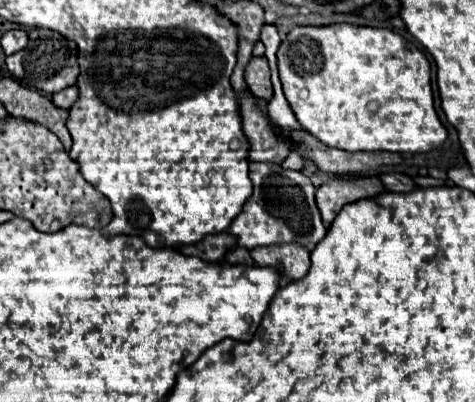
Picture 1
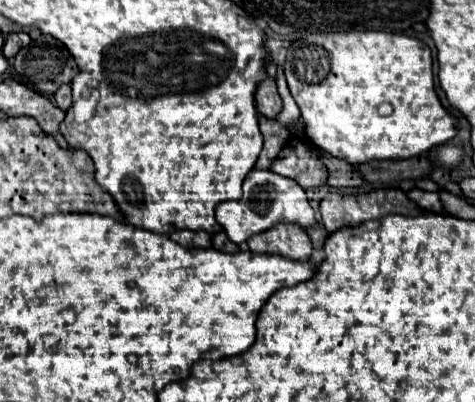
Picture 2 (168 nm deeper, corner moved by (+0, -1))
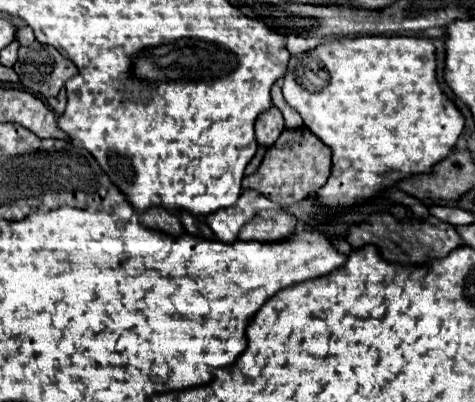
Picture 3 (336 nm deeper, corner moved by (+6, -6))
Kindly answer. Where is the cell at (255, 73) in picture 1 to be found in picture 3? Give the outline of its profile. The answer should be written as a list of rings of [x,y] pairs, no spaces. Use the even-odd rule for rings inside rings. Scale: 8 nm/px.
[[[276,106],[270,112],[264,112],[256,120],[256,142],[264,148],[270,148],[284,130],[284,118]]]

